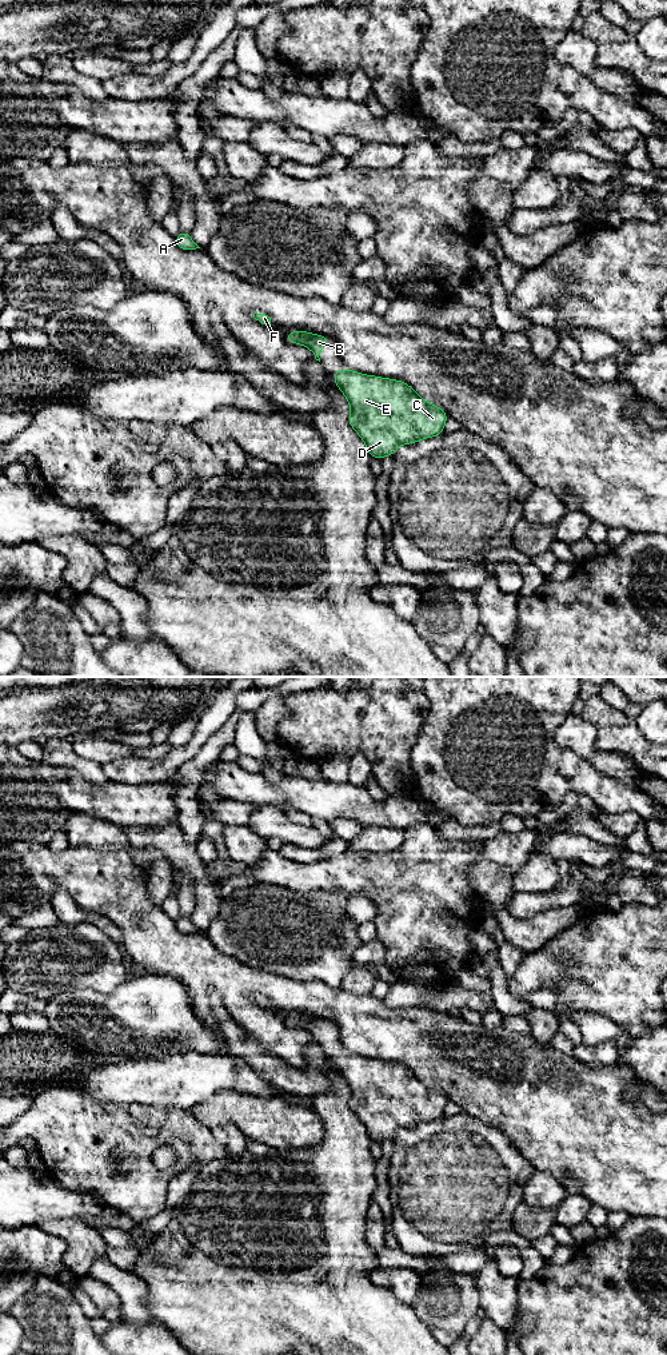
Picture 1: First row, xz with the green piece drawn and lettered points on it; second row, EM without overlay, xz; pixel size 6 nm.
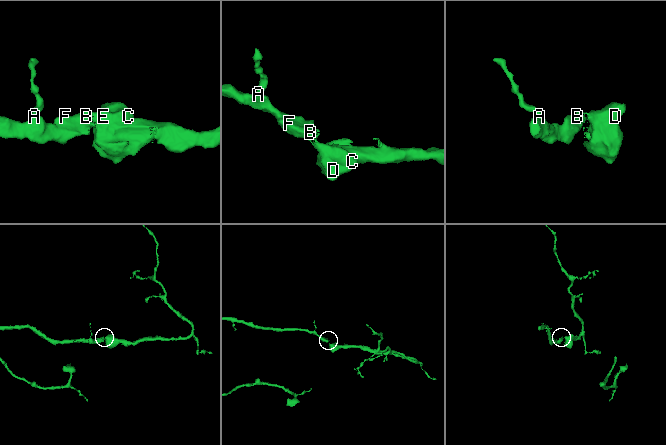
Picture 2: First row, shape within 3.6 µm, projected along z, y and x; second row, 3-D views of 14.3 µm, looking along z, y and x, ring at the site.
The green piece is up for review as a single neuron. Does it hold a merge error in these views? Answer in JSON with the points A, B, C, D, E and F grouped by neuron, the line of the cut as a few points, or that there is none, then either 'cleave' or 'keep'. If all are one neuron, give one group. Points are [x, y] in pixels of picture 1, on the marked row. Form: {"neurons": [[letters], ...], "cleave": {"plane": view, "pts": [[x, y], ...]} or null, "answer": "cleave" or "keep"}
{"neurons": [["A", "B", "C", "D", "E", "F"]], "cleave": null, "answer": "keep"}

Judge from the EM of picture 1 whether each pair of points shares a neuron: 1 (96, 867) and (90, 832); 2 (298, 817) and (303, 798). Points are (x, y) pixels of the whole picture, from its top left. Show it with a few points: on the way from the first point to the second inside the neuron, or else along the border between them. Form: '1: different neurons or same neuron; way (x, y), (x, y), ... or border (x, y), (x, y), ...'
1: different neurons; border (70, 845), (124, 853)
2: different neurons; border (284, 809), (294, 808), (312, 817)

